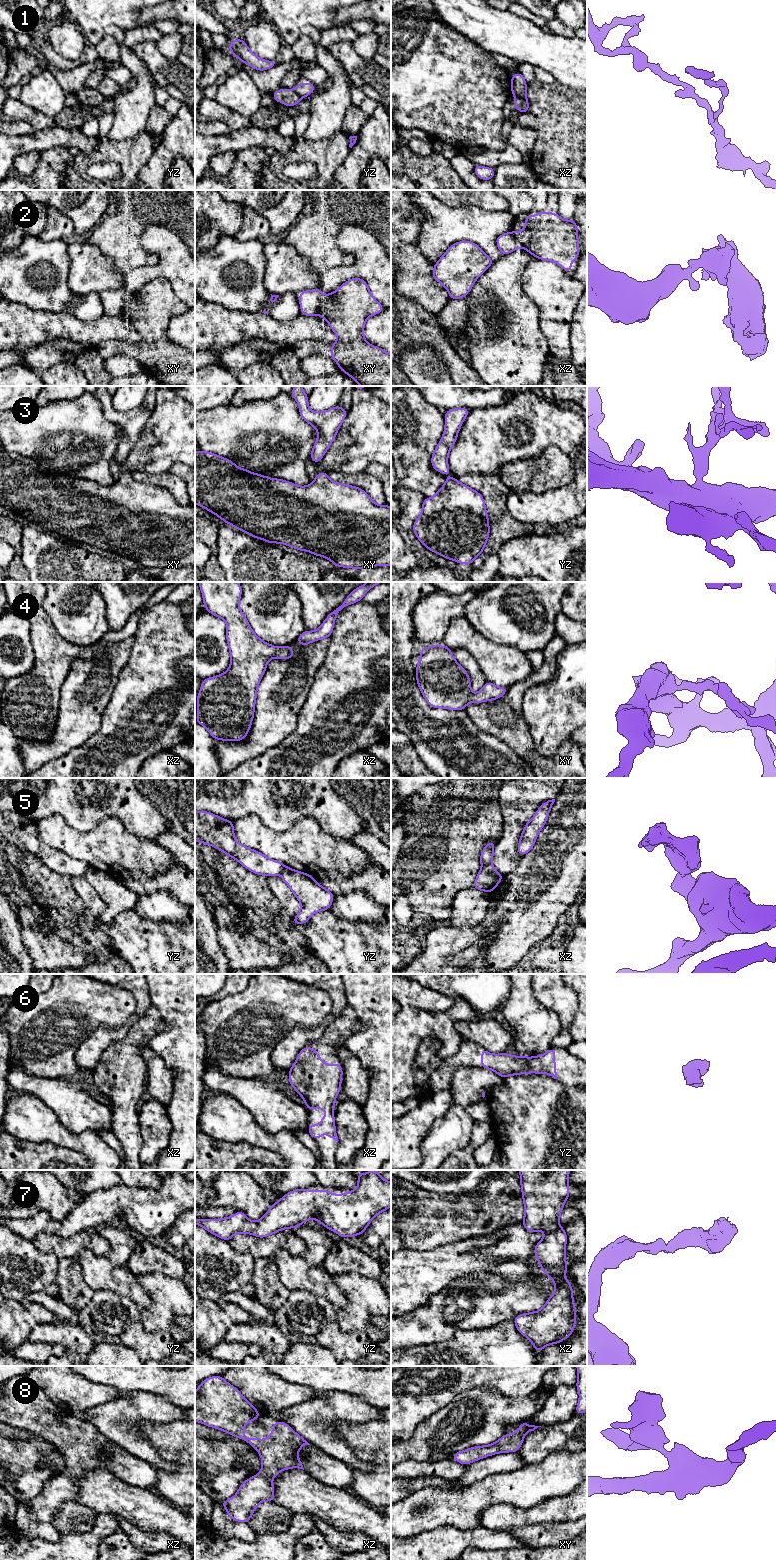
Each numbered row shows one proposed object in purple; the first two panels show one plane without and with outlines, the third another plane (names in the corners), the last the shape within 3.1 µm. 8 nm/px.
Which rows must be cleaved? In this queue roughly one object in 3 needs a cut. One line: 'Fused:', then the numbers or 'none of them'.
Fused: 1, 2, 5

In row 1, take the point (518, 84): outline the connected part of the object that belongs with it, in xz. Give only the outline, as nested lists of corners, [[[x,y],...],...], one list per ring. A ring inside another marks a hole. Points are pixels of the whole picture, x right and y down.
[[[520,72],[515,73],[511,76],[511,94],[519,97],[524,101],[521,109],[521,113],[529,112],[529,103],[527,99],[527,83]]]

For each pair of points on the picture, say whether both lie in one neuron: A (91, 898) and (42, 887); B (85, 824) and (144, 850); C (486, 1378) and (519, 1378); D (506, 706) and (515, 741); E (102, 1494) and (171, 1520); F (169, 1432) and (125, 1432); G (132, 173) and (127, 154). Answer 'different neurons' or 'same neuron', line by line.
A: different neurons
B: different neurons
C: same neuron
D: same neuron
E: same neuron
F: different neurons
G: same neuron

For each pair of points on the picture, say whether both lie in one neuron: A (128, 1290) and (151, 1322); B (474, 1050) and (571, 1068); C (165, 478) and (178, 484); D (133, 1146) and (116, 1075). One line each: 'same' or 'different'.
A: different
B: same
C: same
D: same

